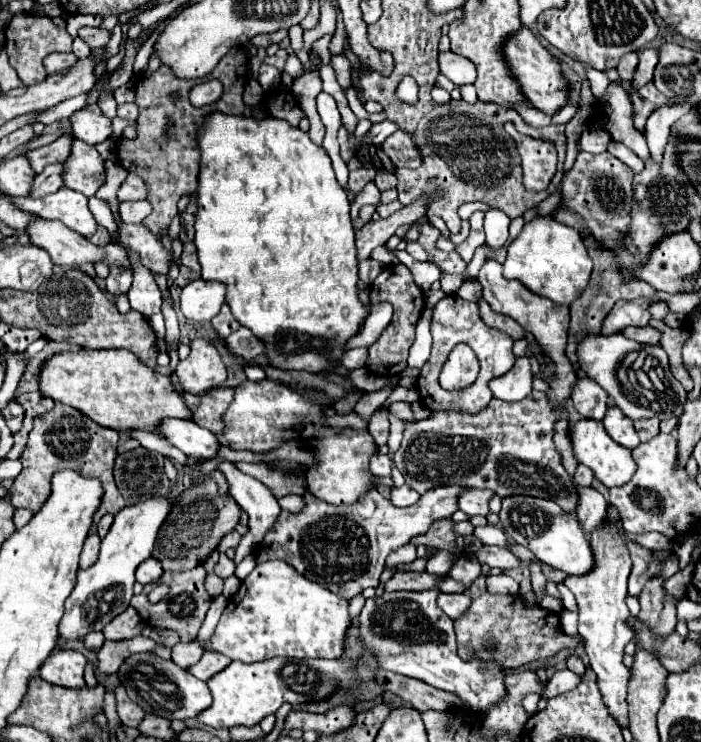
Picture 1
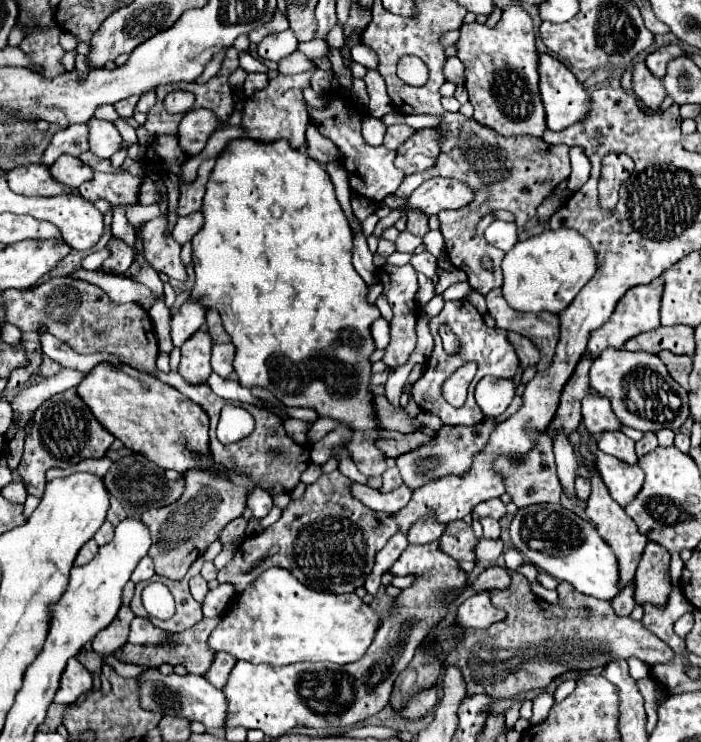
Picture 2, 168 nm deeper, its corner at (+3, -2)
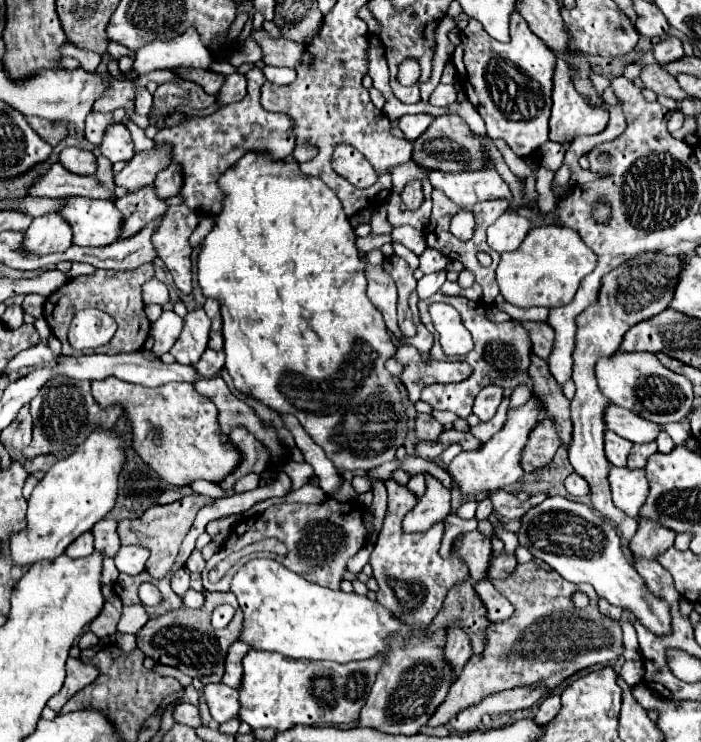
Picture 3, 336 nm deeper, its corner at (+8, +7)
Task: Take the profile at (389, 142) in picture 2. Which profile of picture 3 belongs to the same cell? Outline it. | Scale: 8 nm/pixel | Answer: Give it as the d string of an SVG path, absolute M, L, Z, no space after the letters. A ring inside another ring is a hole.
M412 114L412 116L402 116L398 128L404 132L404 136L408 140L416 140L418 136L422 136L426 132L426 128L432 124L436 116L430 114Z

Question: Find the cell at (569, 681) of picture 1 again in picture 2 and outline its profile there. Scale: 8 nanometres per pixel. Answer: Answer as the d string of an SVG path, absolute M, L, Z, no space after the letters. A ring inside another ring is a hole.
M539 693L535 699L533 699L533 717L531 717L531 725L537 725L541 723L543 719L547 719L547 713L551 709L551 705L555 703L553 699L553 693Z

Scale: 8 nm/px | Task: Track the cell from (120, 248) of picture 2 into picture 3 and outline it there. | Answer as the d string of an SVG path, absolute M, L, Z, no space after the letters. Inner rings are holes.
M144 186L136 192L128 192L124 198L118 198L114 202L122 214L126 214L126 230L122 238L136 234L146 222L152 222L158 214L164 214L168 210L166 200L162 200L154 186Z

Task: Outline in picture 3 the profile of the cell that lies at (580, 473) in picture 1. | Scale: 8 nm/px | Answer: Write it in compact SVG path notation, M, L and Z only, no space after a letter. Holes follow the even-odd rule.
M576 472L574 474L570 474L568 478L566 478L566 490L568 490L568 494L572 494L572 496L586 496L588 492L590 492L590 486L588 486L588 482L582 478L582 476L578 476Z

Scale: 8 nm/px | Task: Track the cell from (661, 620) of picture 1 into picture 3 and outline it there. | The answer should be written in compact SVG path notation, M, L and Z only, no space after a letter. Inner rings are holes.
M638 520L638 530L630 540L632 554L638 554L642 558L654 560L656 554L662 554L662 550L670 548L674 544L676 532L654 522L654 520Z

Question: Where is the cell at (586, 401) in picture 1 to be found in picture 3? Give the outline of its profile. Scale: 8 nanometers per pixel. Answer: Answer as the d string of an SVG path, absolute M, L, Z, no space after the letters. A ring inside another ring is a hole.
M610 406L606 410L606 426L608 430L616 432L622 438L628 438L634 444L644 444L644 442L654 442L658 434L662 432L662 426L648 422L640 418L638 414L620 408L620 406Z

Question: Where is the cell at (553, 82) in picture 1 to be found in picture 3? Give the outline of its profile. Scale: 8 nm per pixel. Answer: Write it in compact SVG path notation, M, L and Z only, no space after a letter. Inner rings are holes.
M558 60L556 72L554 72L554 94L552 94L552 116L550 116L550 140L552 142L572 142L576 136L592 136L600 134L608 126L608 112L606 110L594 110L586 104L586 100L574 90L574 84L570 80L568 64L564 60Z

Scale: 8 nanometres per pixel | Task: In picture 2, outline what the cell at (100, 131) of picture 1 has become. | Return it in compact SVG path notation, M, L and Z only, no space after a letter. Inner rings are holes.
M93 117L87 121L87 127L89 127L89 151L95 153L97 157L109 159L115 151L121 149L123 139L113 121Z

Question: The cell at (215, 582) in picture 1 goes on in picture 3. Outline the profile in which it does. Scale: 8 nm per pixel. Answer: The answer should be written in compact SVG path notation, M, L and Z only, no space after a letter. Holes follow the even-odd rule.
M180 568L180 570L176 570L174 574L172 574L172 580L170 580L170 586L172 586L172 590L178 594L178 596L182 596L190 586L190 572L188 572L188 568Z

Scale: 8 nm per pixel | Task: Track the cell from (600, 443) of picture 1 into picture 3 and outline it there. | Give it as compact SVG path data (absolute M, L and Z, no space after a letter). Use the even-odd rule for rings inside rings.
M612 466L608 480L612 486L614 504L630 518L636 518L650 492L650 484L646 480L644 470L626 470Z

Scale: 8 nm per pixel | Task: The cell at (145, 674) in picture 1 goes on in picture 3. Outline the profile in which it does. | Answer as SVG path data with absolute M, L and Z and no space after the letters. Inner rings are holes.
M218 682L218 684L210 684L204 688L204 696L206 702L210 706L212 718L216 722L228 722L232 718L238 718L238 710L240 710L240 702L238 702L238 690Z

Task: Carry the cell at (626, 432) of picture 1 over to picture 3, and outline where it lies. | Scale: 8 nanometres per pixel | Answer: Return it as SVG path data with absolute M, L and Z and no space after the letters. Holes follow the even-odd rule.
M610 430L606 432L606 456L612 466L618 466L618 468L626 466L626 458L630 454L630 448L632 448L632 444L628 440L620 438L618 434L614 434Z

